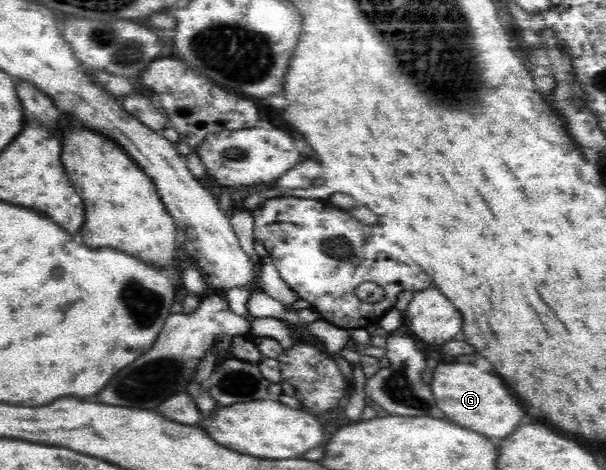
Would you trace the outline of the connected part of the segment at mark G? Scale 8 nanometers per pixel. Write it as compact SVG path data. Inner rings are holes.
M469 363L439 365L433 371L430 388L437 401L437 407L449 417L449 421L465 429L477 431L485 437L507 437L517 429L517 425L525 415L499 377L485 373L483 369Z

